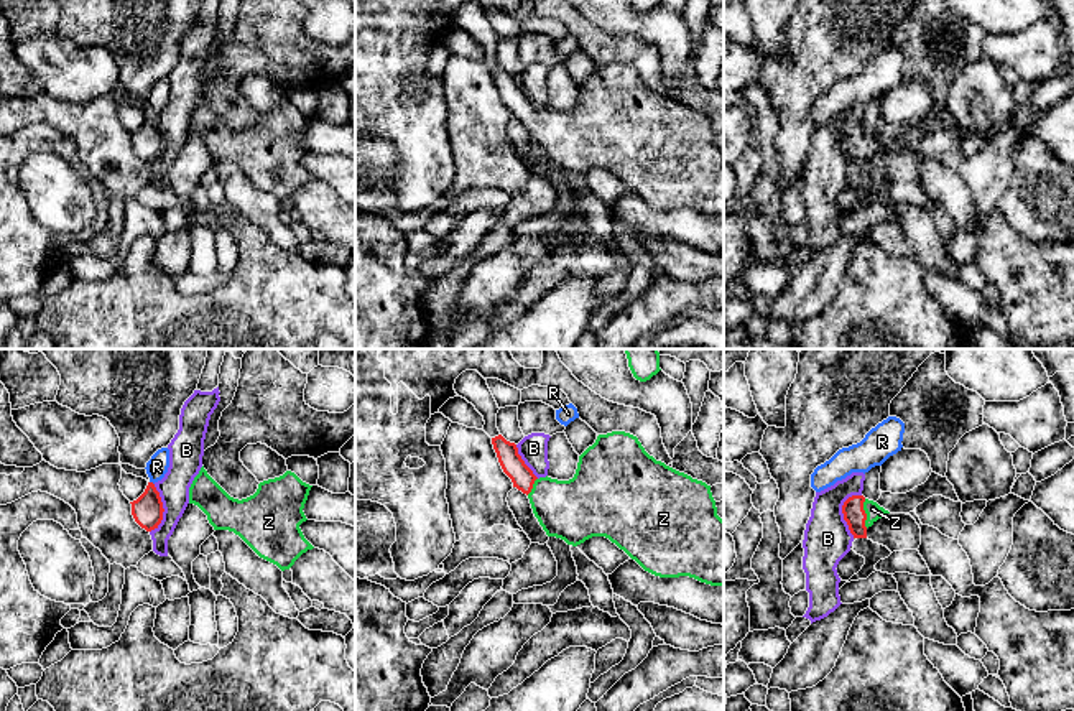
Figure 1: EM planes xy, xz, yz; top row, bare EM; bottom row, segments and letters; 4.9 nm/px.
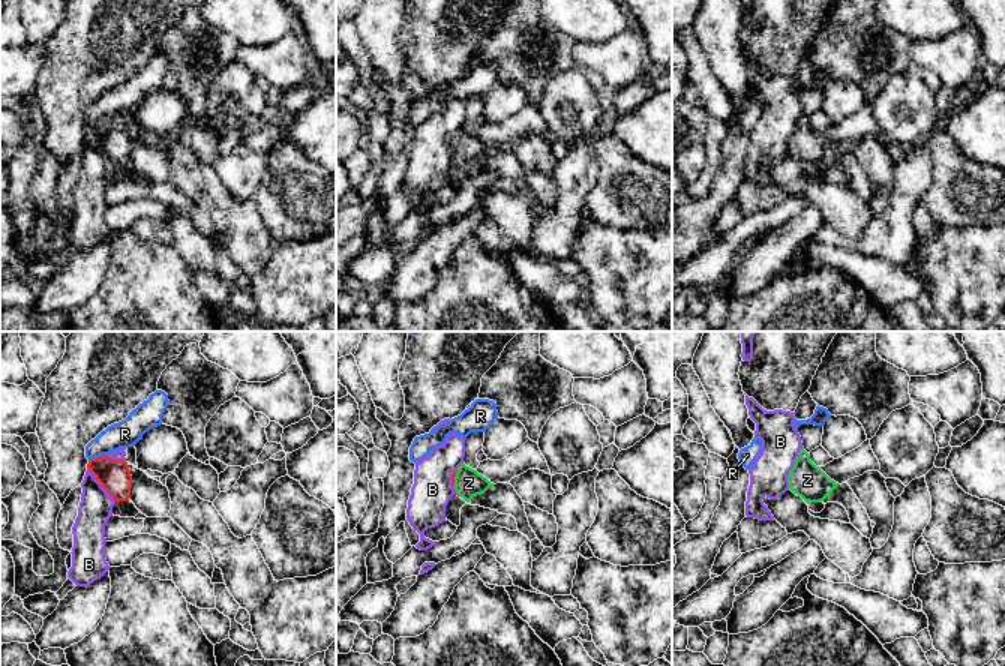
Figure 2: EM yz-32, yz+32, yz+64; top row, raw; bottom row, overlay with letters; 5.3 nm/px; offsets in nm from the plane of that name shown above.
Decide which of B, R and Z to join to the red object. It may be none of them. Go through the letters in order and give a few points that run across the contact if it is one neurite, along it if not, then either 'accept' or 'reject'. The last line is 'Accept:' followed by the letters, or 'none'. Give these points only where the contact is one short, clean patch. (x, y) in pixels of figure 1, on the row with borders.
B: yz (861, 494), (852, 494), (842, 506), (842, 519), (854, 537) | reject
R: xy (150, 481), (153, 484) | reject
Z: yz (852, 509), (865, 514), (872, 509) | accept
Accept: Z

